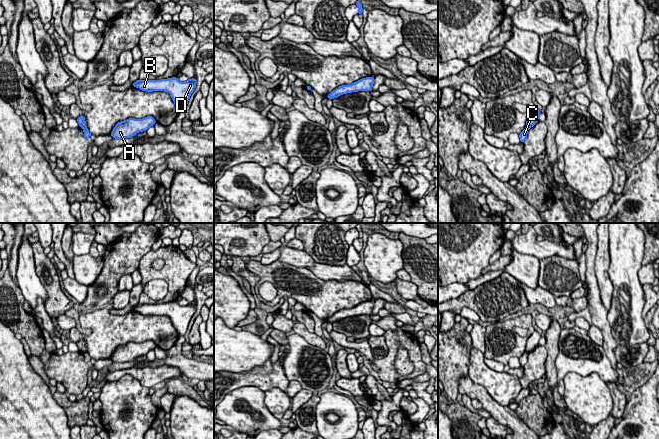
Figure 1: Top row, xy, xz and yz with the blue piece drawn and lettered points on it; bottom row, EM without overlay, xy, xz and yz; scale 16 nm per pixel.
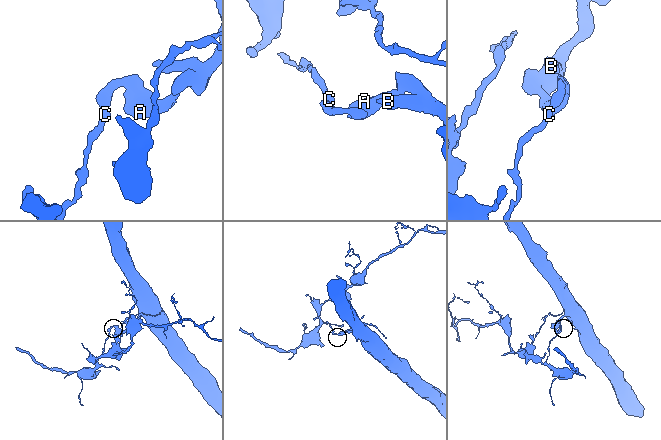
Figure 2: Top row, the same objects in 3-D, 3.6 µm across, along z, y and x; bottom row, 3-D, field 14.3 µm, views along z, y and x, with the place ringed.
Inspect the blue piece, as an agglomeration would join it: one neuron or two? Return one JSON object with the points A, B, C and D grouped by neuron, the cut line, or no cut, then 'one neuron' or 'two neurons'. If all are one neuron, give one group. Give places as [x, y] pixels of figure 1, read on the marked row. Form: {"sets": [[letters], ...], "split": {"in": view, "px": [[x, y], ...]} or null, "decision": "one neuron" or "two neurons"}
{"sets": [["A", "B", "D"], ["C"]], "split": {"in": "xz", "px": [[306, 85], [310, 88]]}, "decision": "two neurons"}

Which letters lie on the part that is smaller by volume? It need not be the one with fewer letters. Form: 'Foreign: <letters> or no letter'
Foreign: C

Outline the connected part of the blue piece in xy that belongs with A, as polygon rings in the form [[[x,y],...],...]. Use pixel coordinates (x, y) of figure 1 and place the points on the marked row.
[[[147,116],[143,119],[129,118],[118,122],[110,135],[115,139],[134,137],[136,133],[147,131],[155,123],[156,120],[152,116]]]

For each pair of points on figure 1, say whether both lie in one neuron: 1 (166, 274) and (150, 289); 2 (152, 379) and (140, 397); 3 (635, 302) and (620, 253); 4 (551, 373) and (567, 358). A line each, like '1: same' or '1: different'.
1: different
2: different
3: same
4: different

